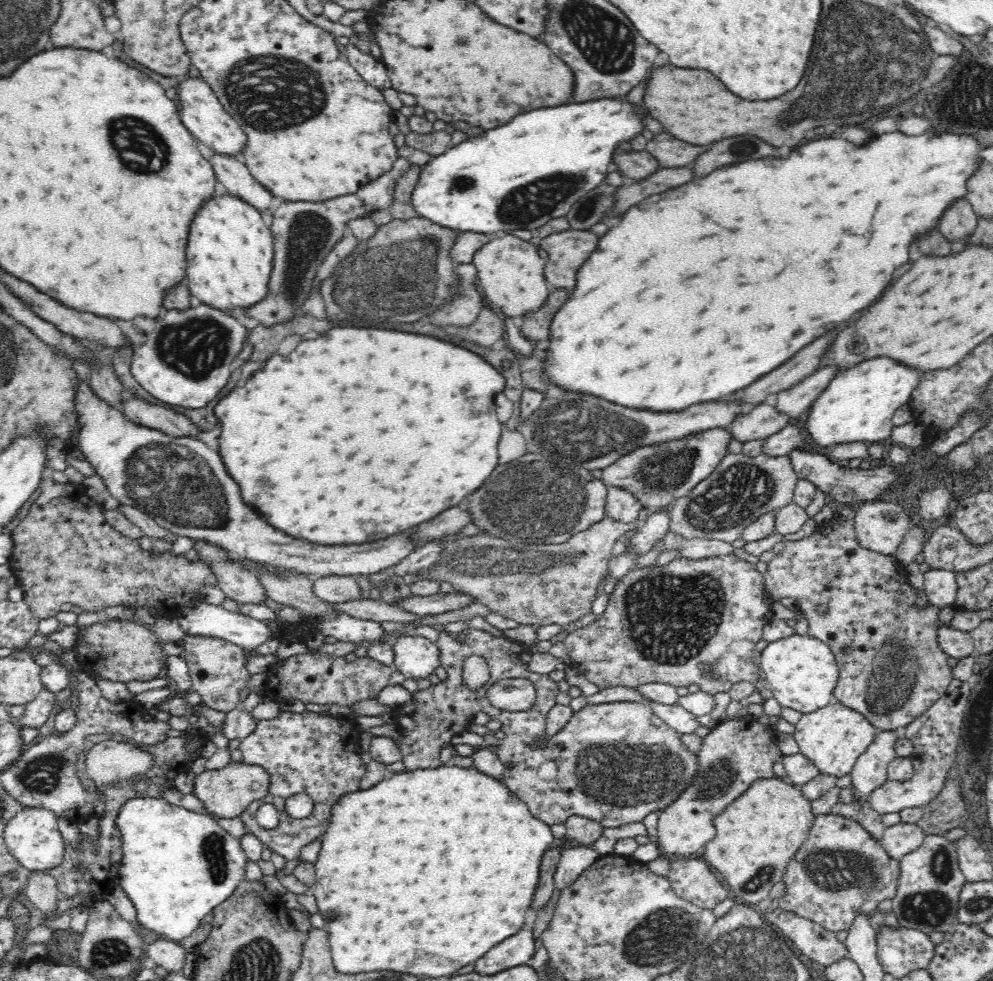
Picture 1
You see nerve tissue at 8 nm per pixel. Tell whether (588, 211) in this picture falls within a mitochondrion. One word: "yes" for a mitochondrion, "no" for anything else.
yes

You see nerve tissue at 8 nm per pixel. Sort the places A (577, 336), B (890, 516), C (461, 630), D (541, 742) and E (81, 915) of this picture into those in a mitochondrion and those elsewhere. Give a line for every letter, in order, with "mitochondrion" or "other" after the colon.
A: other
B: mitochondrion
C: other
D: other
E: other

